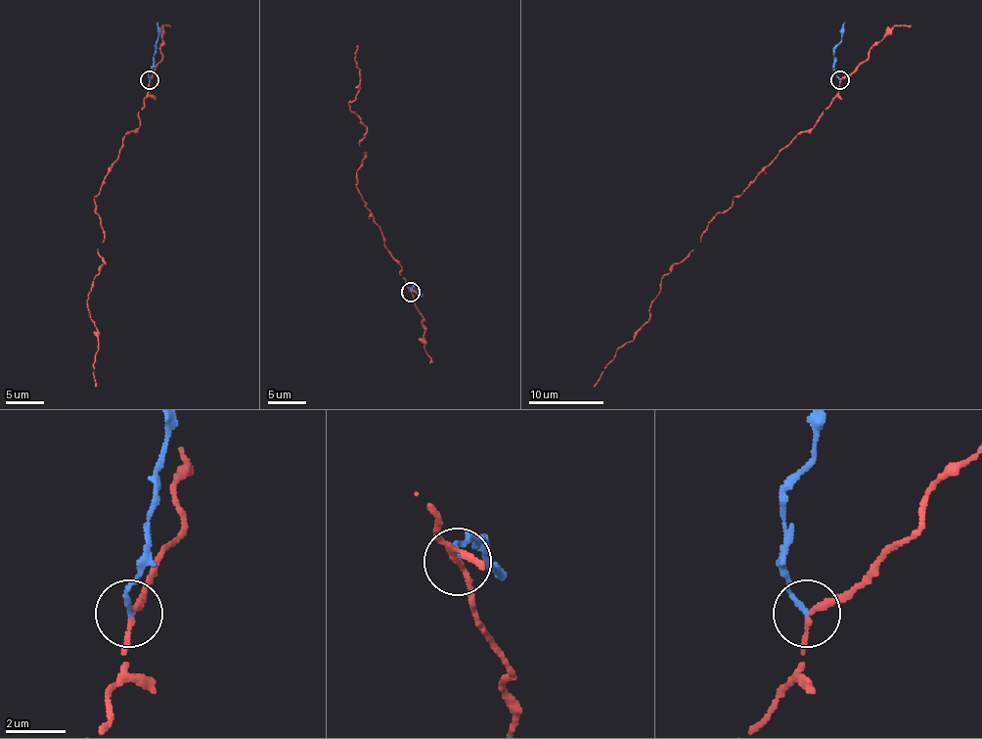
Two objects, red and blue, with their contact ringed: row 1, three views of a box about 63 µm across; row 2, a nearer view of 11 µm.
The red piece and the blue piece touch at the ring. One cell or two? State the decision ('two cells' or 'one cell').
two cells

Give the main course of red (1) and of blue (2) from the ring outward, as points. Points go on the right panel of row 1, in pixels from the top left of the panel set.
1: (839, 81), (839, 94), (813, 126), (734, 198), (691, 253), (662, 277), (649, 320), (617, 349), (593, 386)
2: (839, 79), (833, 69), (833, 47), (841, 39), (845, 23)

